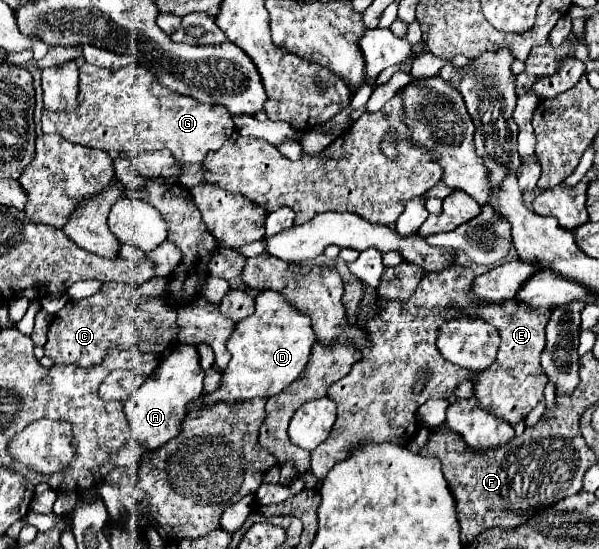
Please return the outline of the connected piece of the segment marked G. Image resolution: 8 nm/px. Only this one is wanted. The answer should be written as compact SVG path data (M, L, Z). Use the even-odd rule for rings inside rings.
M85 63L79 69L79 101L81 101L81 105L73 113L43 111L43 133L57 133L71 143L79 143L79 145L93 147L93 149L103 149L111 155L121 153L121 151L137 155L141 151L169 149L173 153L173 157L177 159L177 163L181 165L179 183L187 189L207 183L205 167L203 167L205 155L209 151L219 149L235 131L233 117L225 107L219 107L213 103L199 103L191 97L169 91L167 87L157 83L155 75L151 75L145 67L139 67L137 63L129 63L117 71L109 71L103 67Z

